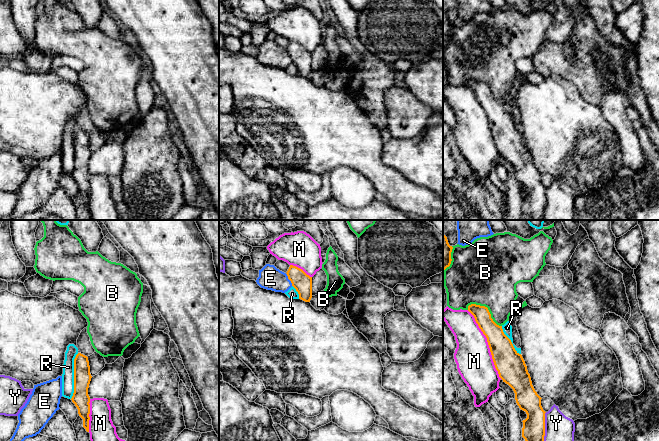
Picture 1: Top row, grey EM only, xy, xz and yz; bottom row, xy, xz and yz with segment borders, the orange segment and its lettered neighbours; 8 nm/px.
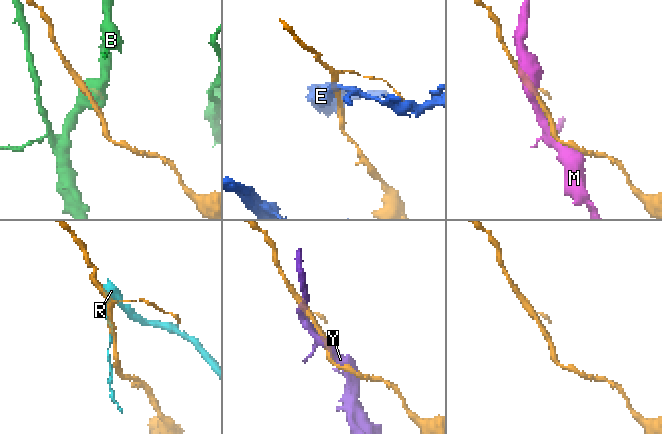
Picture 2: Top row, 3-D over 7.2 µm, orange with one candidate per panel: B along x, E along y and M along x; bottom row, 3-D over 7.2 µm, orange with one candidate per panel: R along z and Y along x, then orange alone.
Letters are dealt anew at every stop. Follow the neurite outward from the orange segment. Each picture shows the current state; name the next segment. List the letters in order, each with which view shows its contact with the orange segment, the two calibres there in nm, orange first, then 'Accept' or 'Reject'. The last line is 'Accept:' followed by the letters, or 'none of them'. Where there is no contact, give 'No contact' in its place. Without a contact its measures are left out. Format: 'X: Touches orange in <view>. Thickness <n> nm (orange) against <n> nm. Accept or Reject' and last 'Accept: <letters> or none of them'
B: Touches orange in yz. Thickness 150 nm (orange) against 460 nm. Reject
E: Touches orange in xz. Thickness 150 nm (orange) against 190 nm. Reject
M: Touches orange in yz. Thickness 220 nm (orange) against 300 nm. Reject
R: Touches orange in xy. Thickness 140 nm (orange) against 100 nm. Reject
Y: Touches orange in yz. Thickness 190 nm (orange) against 240 nm. Reject
Accept: none of them

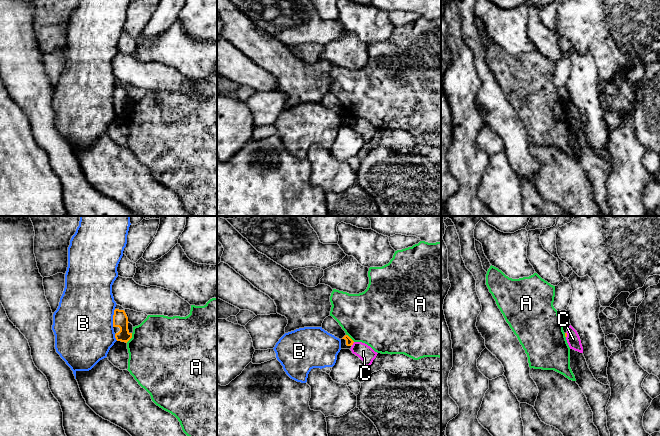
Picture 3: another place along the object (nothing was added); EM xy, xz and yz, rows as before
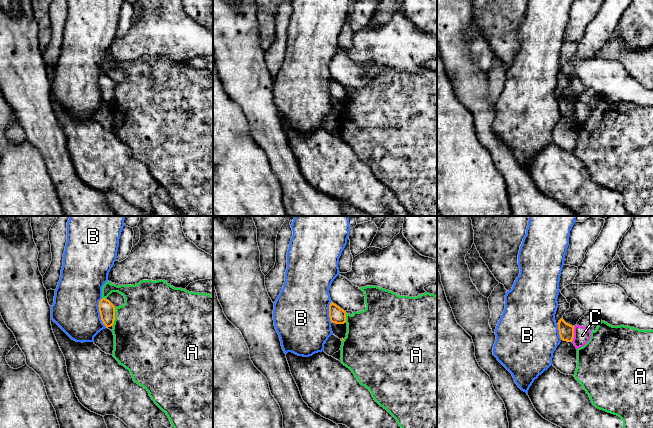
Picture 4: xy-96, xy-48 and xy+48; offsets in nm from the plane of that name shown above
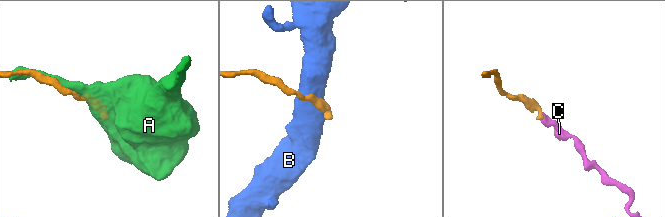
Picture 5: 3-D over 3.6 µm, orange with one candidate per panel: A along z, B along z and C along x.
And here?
A: Touches orange in xy. Thickness 120 nm (orange) against 480 nm. Reject
B: Touches orange in xy. Thickness 120 nm (orange) against 480 nm. Reject
C: Touches orange in xz. Thickness 60 nm (orange) against 120 nm. Reject
Accept: none of them

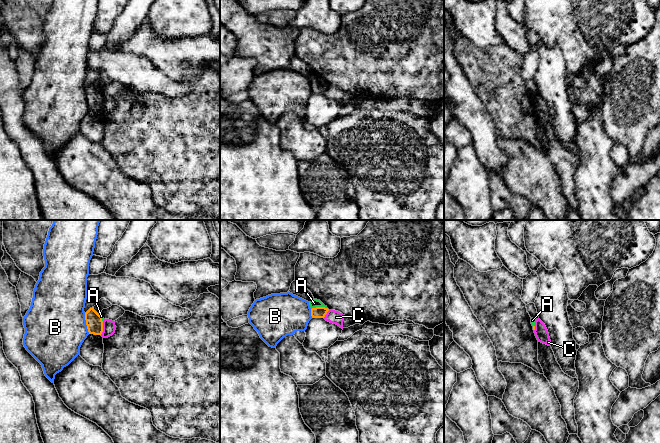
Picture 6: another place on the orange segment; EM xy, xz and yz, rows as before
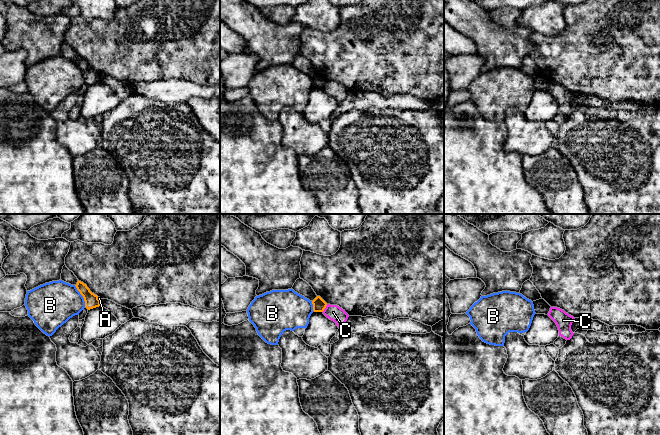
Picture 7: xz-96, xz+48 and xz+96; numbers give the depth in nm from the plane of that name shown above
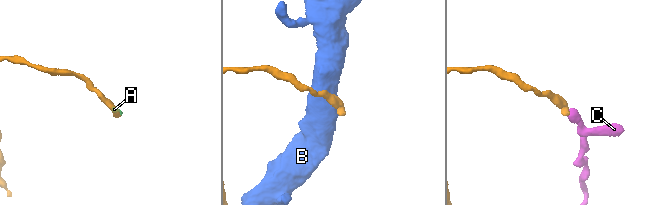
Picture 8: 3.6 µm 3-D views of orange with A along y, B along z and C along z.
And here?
A: Touches orange in xz. Thickness 100 nm (orange) against 70 nm. Accept
B: Touches orange in xy. Thickness 130 nm (orange) against 500 nm. Reject
C: Touches orange in xy. Thickness 130 nm (orange) against 100 nm. Reject
Accept: A

